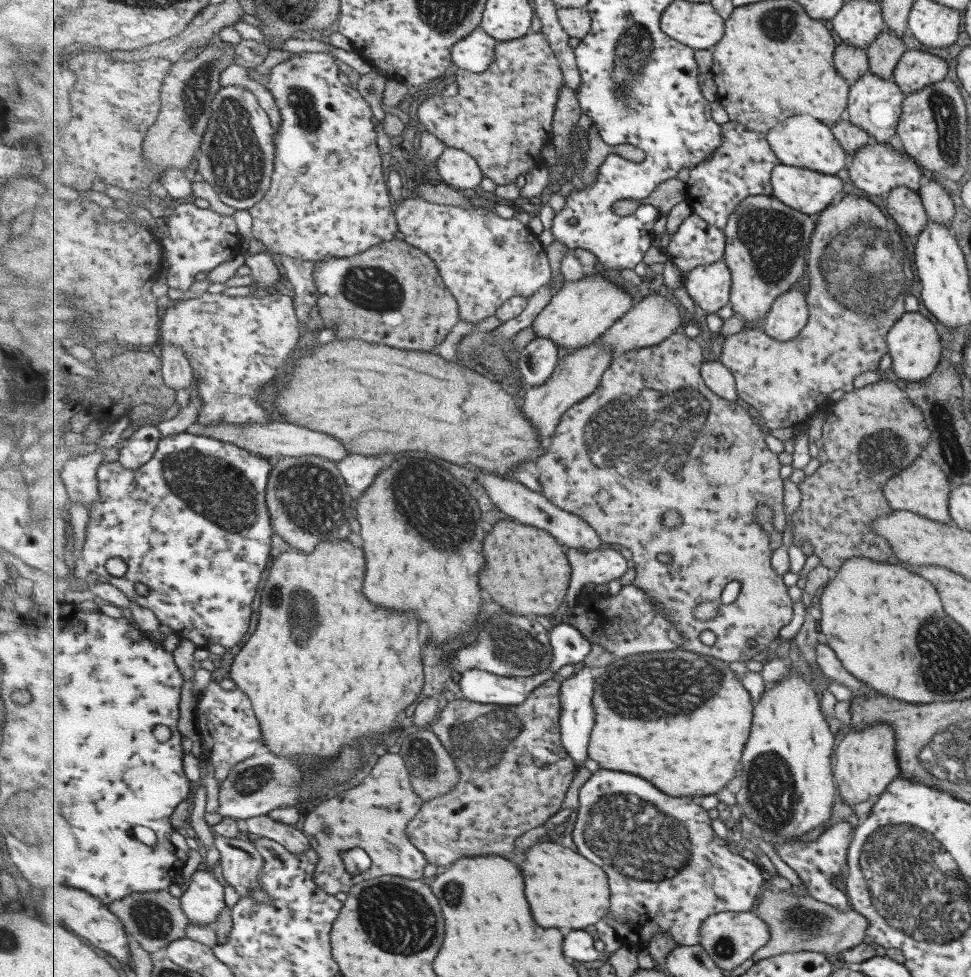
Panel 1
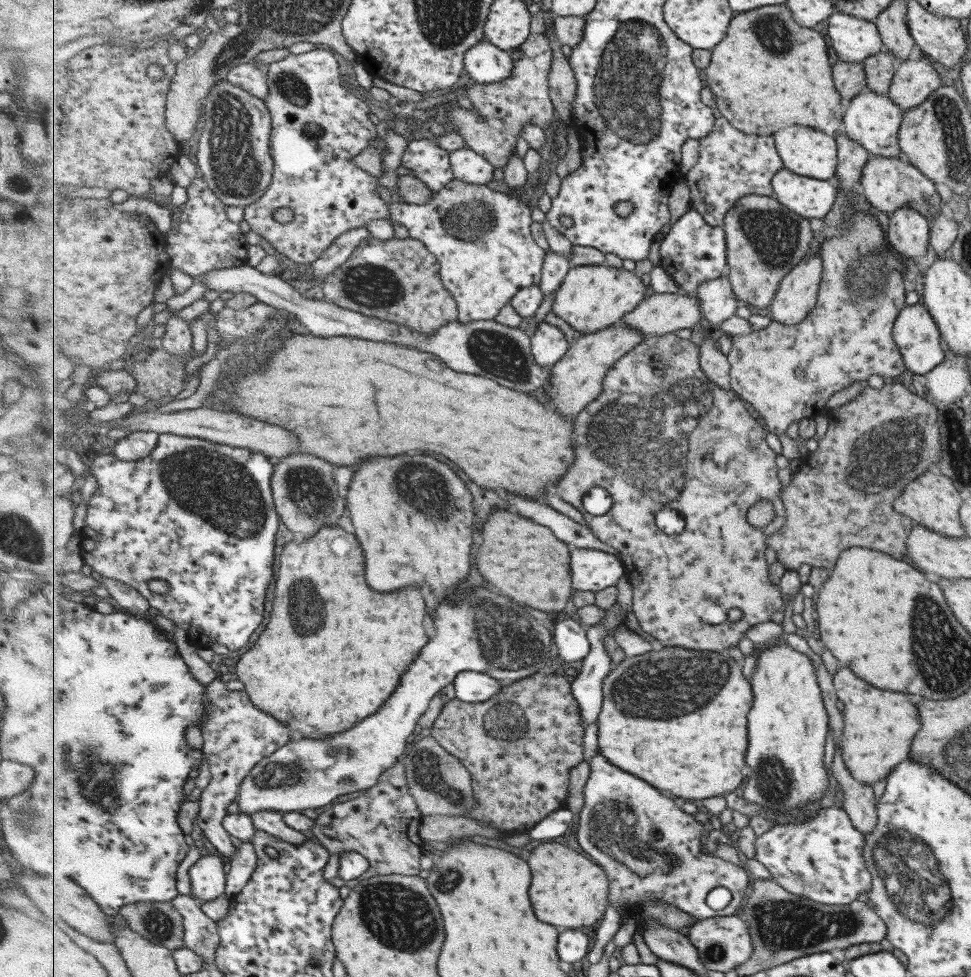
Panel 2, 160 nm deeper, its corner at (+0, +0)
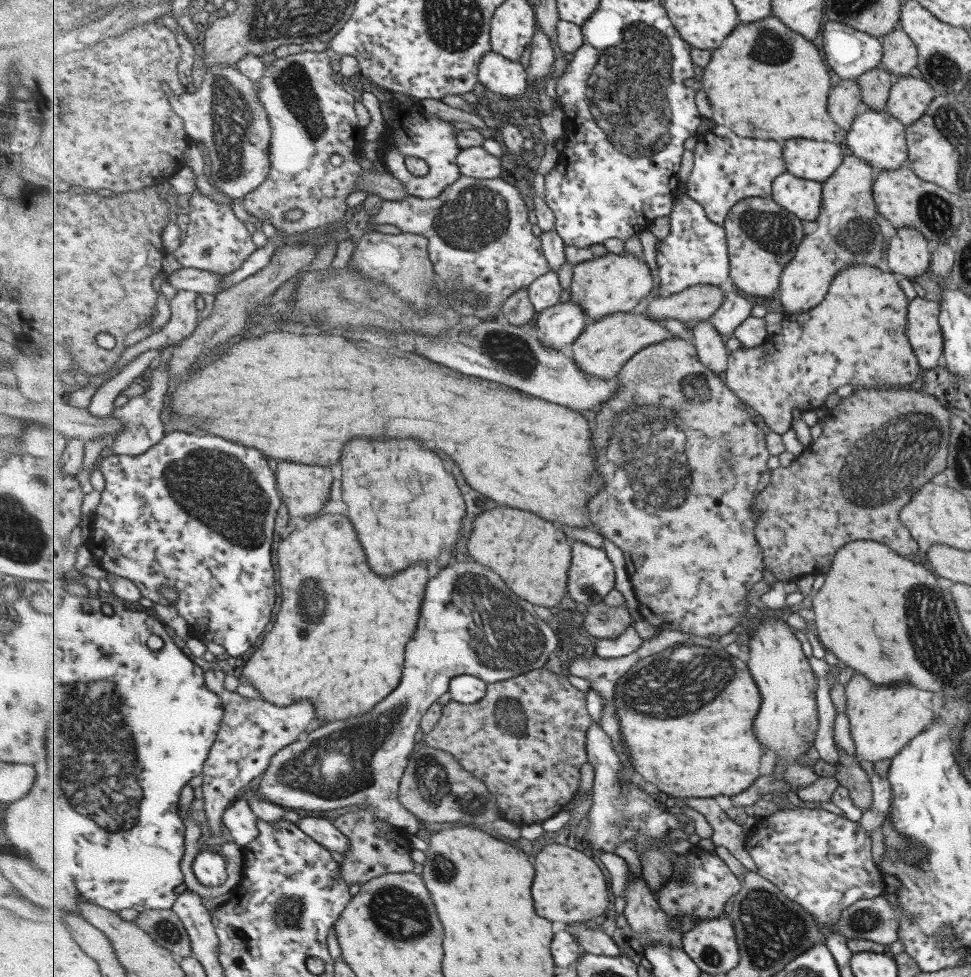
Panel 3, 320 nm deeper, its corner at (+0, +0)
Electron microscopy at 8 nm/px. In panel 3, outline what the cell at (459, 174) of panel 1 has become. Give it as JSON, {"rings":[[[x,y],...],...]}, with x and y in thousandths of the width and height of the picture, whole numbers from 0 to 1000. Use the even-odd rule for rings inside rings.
{"rings":[[[496,149],[477,153],[472,161],[472,170],[476,179],[495,184],[513,182],[518,176],[516,162],[504,158]]]}

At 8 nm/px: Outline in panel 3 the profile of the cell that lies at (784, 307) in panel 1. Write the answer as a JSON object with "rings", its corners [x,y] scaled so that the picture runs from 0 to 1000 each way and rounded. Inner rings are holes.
{"rings":[[[872,158],[868,162],[868,167],[860,174],[857,181],[847,185],[847,214],[839,222],[839,235],[827,245],[827,250],[823,252],[820,261],[806,278],[803,293],[803,307],[808,314],[808,323],[825,321],[837,316],[846,308],[850,307],[856,289],[865,276],[873,273],[873,270],[890,270],[900,272],[909,262],[909,255],[912,254],[913,246],[905,236],[905,225],[907,221],[901,213],[898,199],[901,174],[889,166],[887,162],[878,158]]]}

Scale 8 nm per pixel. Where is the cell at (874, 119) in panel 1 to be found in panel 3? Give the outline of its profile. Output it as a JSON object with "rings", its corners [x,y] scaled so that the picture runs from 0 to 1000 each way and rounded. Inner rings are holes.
{"rings":[[[892,111],[883,117],[877,131],[865,140],[874,158],[884,160],[901,175],[920,175],[934,168],[931,129],[911,113]]]}

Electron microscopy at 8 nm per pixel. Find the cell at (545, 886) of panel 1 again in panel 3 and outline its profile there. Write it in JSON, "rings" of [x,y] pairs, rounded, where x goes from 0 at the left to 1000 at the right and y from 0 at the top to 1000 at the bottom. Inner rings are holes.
{"rings":[[[580,864],[561,866],[561,870],[557,870],[551,878],[551,886],[551,927],[559,940],[567,940],[570,944],[605,944],[627,929],[625,899],[617,884],[598,870]]]}

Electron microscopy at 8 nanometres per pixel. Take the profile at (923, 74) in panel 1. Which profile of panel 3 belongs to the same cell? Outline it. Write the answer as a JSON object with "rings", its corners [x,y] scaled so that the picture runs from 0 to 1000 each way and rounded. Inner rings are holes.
{"rings":[[[945,77],[921,81],[910,113],[932,130],[938,129],[953,115],[963,94]]]}

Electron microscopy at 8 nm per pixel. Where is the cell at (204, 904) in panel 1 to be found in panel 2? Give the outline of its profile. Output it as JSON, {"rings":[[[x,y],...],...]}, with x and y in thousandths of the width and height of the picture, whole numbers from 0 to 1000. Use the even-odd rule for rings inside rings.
{"rings":[[[228,874],[211,875],[196,887],[197,913],[203,921],[221,921],[233,913],[232,882]]]}

